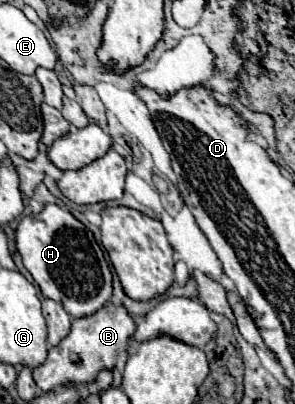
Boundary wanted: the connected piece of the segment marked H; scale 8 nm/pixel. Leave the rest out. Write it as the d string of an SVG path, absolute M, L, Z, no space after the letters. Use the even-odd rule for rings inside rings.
M46 205L38 215L26 215L16 229L16 247L24 267L48 299L64 305L70 317L86 317L112 297L112 275L94 235L64 207Z

